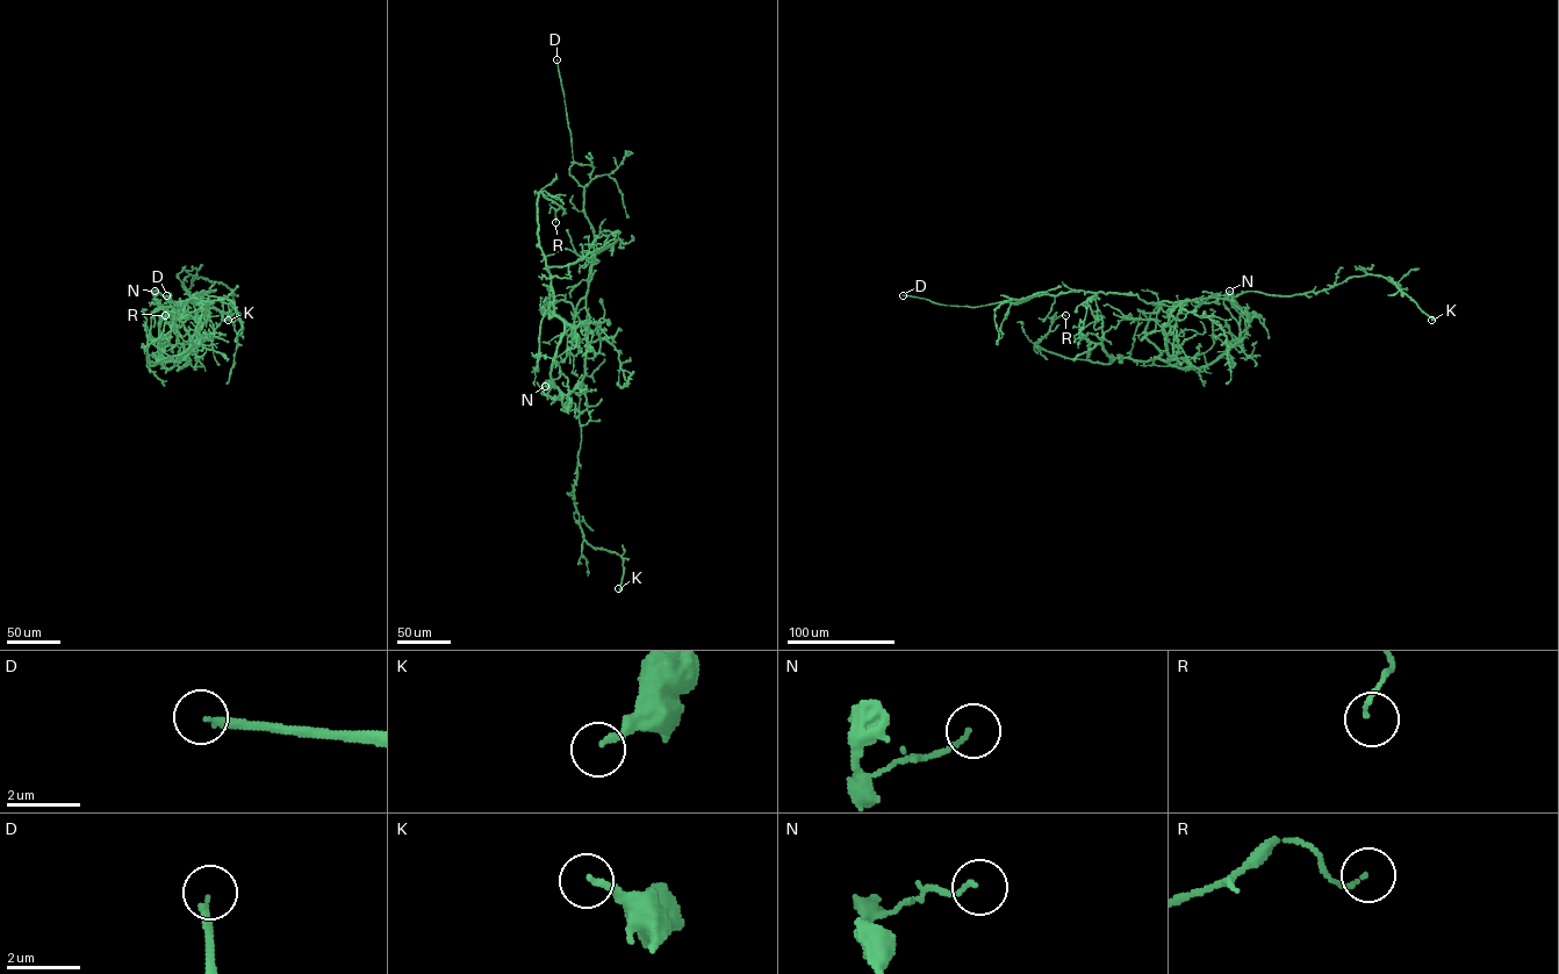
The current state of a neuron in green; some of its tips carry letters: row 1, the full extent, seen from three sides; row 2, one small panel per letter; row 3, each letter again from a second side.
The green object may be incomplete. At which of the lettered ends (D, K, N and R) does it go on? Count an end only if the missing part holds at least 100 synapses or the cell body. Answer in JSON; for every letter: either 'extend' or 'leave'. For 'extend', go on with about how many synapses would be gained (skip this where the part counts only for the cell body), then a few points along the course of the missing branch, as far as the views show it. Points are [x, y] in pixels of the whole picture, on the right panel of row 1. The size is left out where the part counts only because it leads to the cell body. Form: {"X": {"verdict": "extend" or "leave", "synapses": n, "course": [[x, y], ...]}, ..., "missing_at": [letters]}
{"D": {"verdict": "extend", "synapses": 120}, "K": {"verdict": "leave"}, "N": {"verdict": "leave"}, "R": {"verdict": "leave"}, "missing_at": ["D"]}

